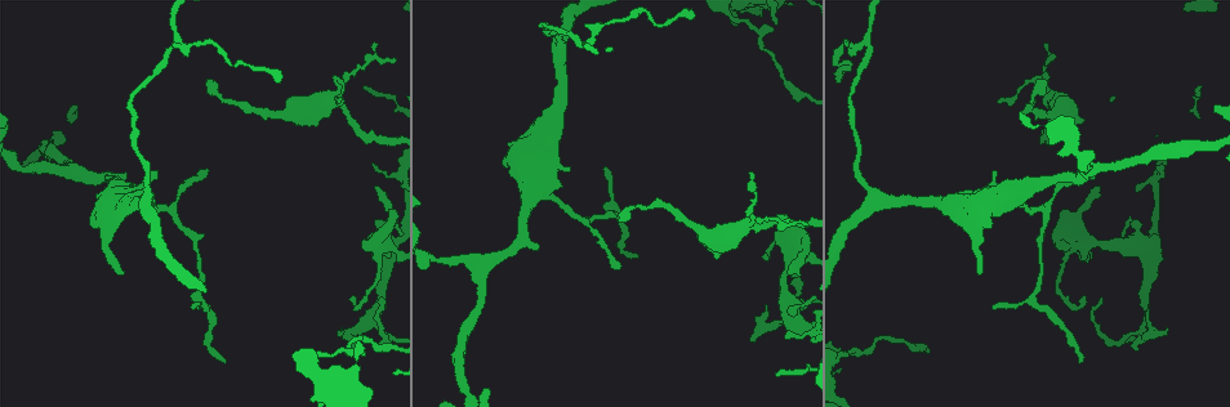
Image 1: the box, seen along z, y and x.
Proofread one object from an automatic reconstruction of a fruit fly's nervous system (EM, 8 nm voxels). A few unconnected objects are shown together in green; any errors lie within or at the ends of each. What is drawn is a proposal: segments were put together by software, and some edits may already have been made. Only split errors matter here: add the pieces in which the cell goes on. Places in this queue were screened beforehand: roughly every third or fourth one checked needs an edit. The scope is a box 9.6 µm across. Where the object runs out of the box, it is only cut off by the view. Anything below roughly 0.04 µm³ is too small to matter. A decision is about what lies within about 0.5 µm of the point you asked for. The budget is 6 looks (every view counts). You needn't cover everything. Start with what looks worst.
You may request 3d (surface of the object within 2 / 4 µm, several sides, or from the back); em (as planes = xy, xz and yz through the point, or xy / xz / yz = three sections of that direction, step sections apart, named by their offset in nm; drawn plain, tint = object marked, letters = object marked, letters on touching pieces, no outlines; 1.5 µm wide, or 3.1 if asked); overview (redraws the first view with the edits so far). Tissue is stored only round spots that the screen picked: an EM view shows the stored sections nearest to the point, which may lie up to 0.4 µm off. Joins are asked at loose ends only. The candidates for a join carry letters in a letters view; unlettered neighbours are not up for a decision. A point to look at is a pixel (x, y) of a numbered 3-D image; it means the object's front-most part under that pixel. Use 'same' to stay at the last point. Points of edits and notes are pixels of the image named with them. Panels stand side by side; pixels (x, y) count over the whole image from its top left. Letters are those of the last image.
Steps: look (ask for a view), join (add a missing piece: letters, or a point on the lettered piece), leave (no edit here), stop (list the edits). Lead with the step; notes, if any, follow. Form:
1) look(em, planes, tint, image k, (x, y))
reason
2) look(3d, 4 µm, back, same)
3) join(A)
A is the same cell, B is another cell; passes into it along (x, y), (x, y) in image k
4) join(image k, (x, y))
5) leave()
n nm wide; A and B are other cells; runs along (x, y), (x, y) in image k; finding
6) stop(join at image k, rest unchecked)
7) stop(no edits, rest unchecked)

look(3d, 4 µm, image 1, (344, 329))
branch stops here

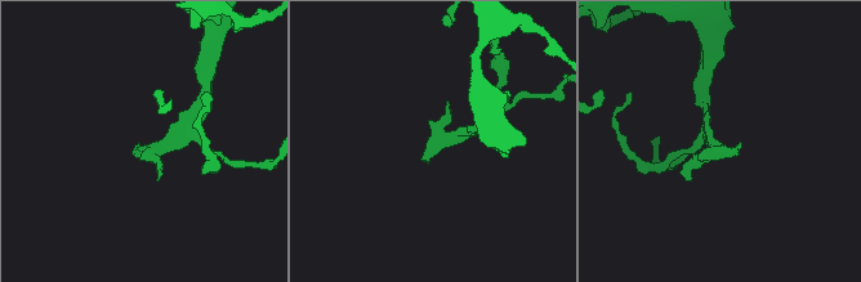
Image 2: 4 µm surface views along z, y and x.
look(em, planes, letters, image 2, (424, 161))

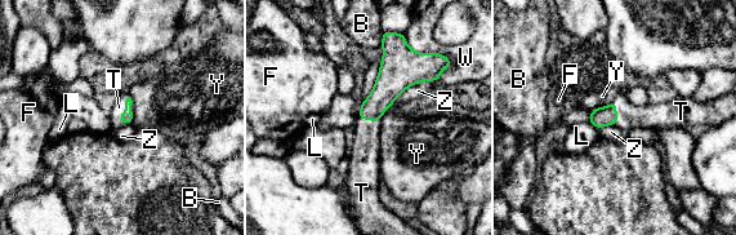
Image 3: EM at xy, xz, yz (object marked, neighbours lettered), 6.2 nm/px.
join(T)
T is the same cell, B, F, L, W, Y and Z are other cells; it goes on there

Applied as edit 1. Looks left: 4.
look(em, xy, step 4, letters, image 1, (795, 277))
thin end

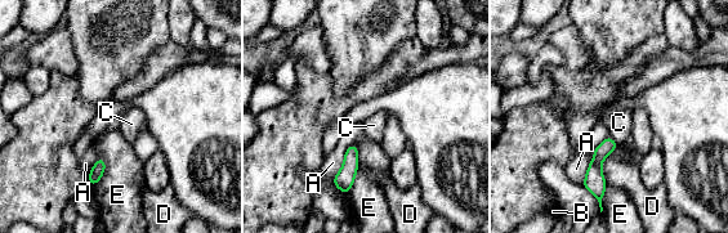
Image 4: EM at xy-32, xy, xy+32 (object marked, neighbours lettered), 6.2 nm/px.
look(em, planes, letters, same)
cut it another way

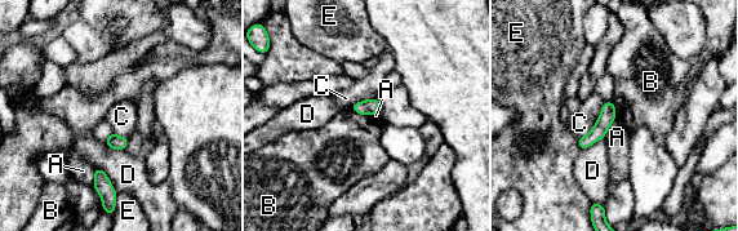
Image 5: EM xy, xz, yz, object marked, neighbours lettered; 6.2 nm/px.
leave()
A, B, C, D and E are other cells; none of them fits

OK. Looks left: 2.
look(em, xz, step 4, tint, image 1, (749, 172))
free end

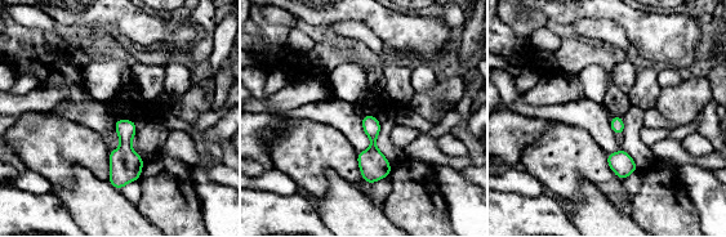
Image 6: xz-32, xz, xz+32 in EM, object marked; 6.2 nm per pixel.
look(em, yz, step 8, letters, same)
another direction

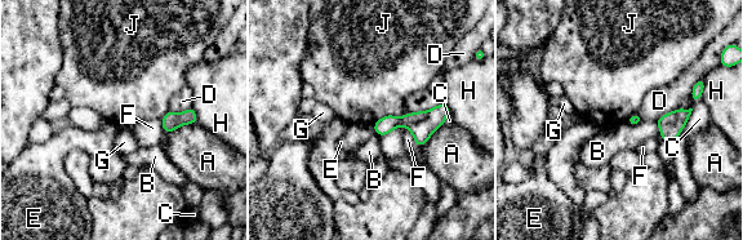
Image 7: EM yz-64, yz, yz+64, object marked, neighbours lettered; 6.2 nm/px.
leave()
D touches over 260 nm; A, B, C, D, E, F, G, H and J are other cells; no lettered piece goes on from it

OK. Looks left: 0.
stop(join at image 3, rest unchecked)

